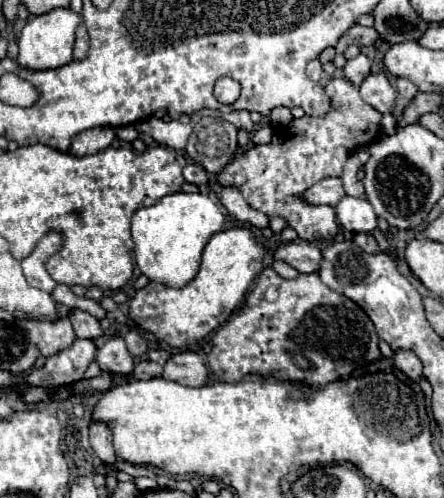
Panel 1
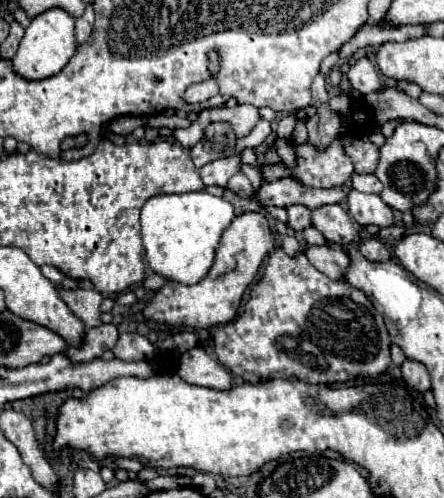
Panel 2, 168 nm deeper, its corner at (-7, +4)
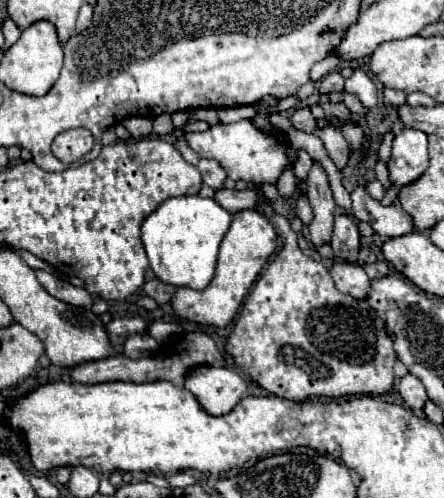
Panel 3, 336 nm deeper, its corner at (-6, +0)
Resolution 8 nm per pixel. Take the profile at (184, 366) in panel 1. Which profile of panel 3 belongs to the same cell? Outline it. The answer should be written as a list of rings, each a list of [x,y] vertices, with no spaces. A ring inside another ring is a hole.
[[[199,365],[187,373],[185,389],[195,395],[209,415],[225,415],[241,401],[247,383],[239,373],[227,367]]]

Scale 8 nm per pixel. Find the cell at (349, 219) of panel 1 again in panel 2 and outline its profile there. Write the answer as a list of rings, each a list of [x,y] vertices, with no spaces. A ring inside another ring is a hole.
[[[354,189],[348,193],[348,213],[356,223],[364,227],[390,227],[394,223],[394,211],[378,195],[366,195]]]

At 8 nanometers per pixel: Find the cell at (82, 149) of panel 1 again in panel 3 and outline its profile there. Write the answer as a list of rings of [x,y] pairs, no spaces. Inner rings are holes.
[[[129,117],[129,119],[123,121],[123,125],[127,127],[127,131],[129,131],[135,139],[149,137],[149,135],[151,135],[151,129],[153,129],[151,119],[145,119],[145,117]]]

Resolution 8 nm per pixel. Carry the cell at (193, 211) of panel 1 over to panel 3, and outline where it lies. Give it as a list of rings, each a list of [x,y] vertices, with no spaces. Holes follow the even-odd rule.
[[[199,195],[167,199],[141,225],[141,239],[157,279],[175,287],[205,289],[213,279],[219,245],[229,225],[231,213],[215,199],[203,199]]]

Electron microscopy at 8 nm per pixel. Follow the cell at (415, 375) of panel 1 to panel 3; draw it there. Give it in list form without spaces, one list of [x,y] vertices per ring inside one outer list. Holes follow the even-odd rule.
[[[405,375],[399,381],[399,393],[403,397],[403,401],[411,407],[411,409],[423,409],[423,405],[427,403],[427,393],[423,383],[415,377],[415,375]]]

